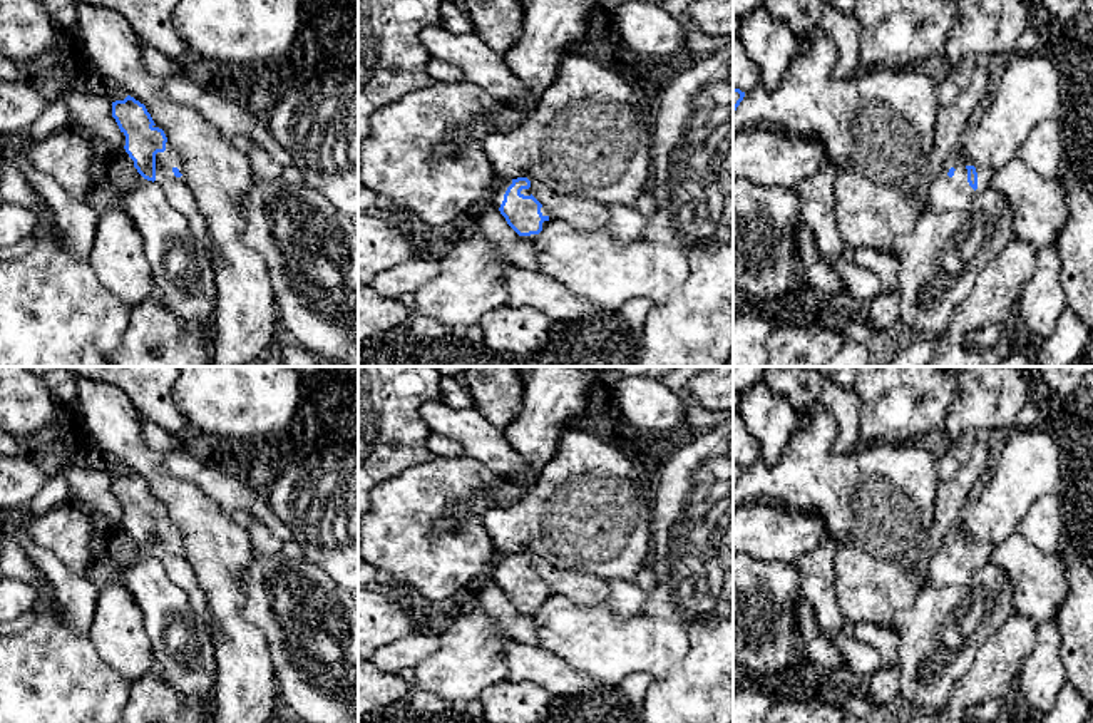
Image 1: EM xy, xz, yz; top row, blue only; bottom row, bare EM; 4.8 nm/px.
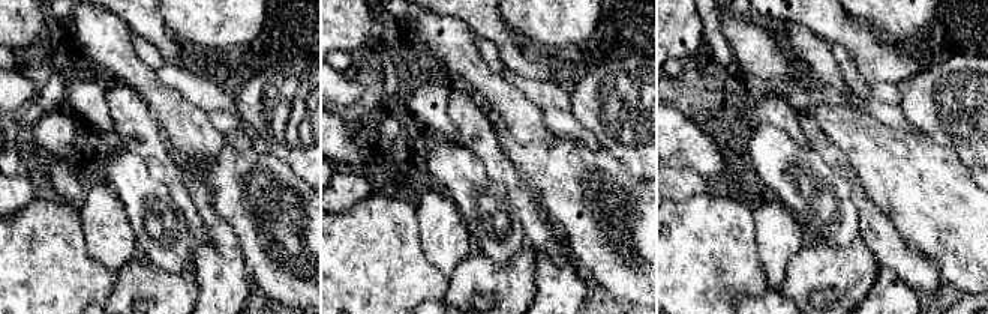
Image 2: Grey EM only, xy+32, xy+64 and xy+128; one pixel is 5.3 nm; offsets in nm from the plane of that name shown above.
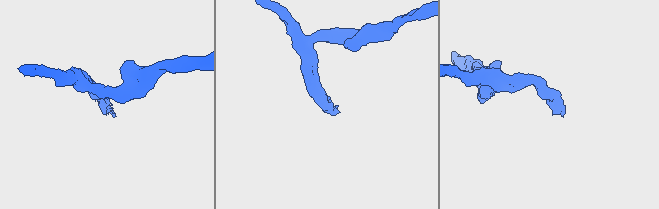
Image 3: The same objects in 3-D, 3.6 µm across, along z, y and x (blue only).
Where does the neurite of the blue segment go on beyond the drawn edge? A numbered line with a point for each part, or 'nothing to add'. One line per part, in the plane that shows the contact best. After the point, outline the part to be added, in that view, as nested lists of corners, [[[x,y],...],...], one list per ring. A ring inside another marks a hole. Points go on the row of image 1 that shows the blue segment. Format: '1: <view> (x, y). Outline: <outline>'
1: yz (946, 193). Outline: [[[956,149],[944,162],[937,177],[929,186],[929,208],[936,213],[962,211],[976,194],[991,186],[991,171],[976,167],[978,189],[967,182],[967,166],[971,166],[961,149]]]

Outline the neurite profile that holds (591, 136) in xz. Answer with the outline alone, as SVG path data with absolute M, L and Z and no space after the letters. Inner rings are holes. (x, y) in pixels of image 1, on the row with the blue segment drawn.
M571 52L537 107L514 129L487 134L482 149L495 179L527 177L562 196L634 209L653 174L653 114L623 77Z

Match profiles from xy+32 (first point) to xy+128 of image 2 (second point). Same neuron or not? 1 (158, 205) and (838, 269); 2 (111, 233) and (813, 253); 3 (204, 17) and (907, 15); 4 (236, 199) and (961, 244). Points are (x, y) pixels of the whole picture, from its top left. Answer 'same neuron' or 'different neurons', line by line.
1: different neurons
2: different neurons
3: same neuron
4: same neuron

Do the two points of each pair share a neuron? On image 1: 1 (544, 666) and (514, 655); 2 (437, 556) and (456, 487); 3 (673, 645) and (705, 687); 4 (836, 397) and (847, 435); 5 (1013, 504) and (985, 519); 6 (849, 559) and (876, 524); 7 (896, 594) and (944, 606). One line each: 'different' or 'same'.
1: same
2: same
3: different
4: same
5: same
6: same
7: different

